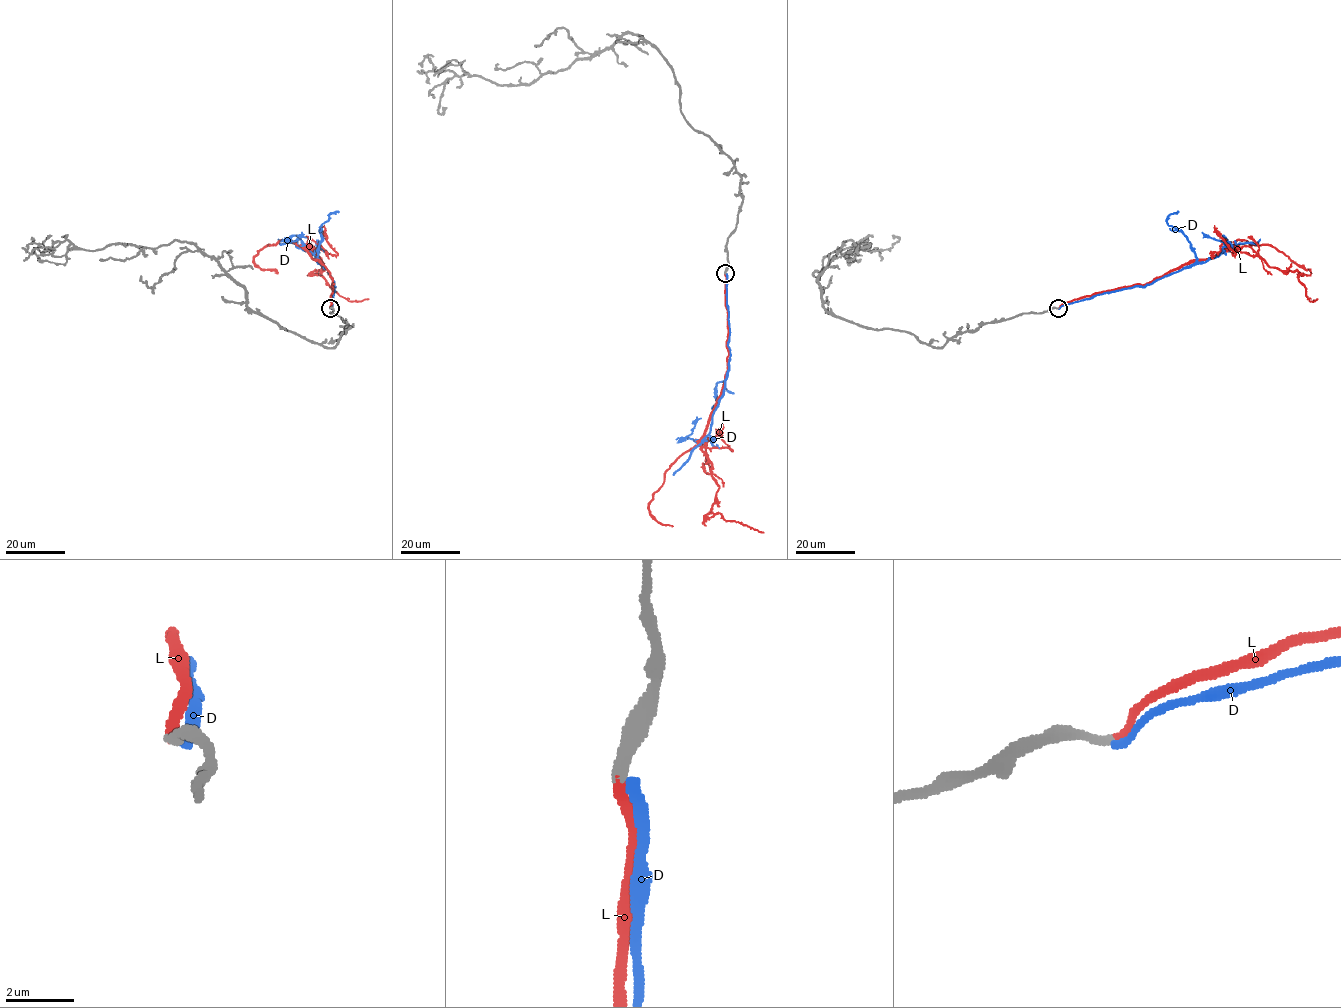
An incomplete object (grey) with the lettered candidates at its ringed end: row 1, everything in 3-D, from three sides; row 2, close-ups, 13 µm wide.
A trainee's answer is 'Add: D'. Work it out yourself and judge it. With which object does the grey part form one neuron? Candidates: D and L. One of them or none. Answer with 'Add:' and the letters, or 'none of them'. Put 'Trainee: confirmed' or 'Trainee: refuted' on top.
Trainee: refuted
Add: L

